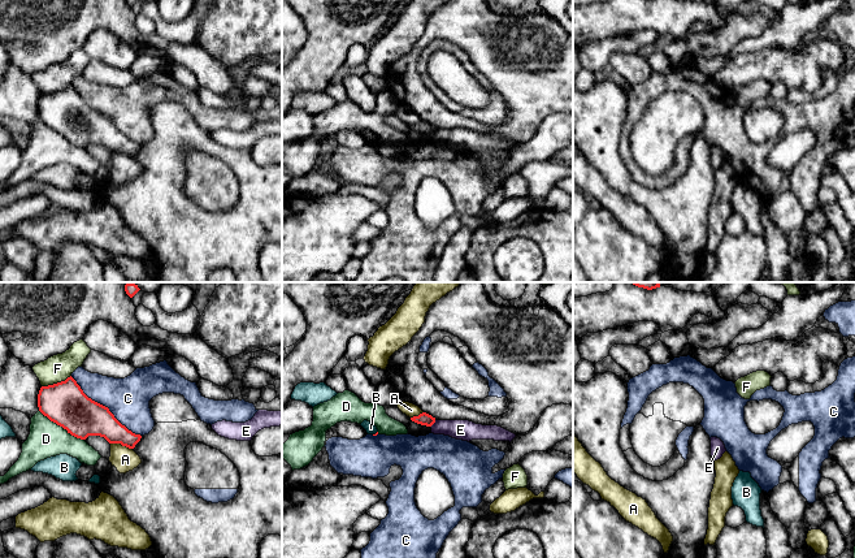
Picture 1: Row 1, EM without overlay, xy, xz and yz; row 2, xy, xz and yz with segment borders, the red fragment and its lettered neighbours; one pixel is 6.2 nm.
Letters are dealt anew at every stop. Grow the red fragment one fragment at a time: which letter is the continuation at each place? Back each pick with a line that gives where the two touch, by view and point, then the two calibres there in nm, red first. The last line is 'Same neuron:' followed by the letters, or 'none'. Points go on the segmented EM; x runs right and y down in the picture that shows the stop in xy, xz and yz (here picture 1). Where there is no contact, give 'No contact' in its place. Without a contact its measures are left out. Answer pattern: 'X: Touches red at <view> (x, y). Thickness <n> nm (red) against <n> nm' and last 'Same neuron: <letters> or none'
Same neuron: none

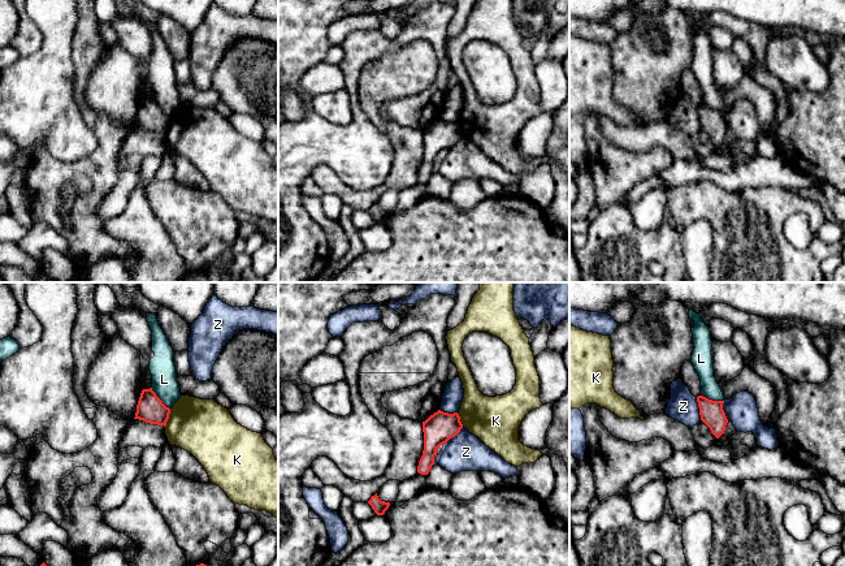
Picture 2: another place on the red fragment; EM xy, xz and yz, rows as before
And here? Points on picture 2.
Same neuron: none

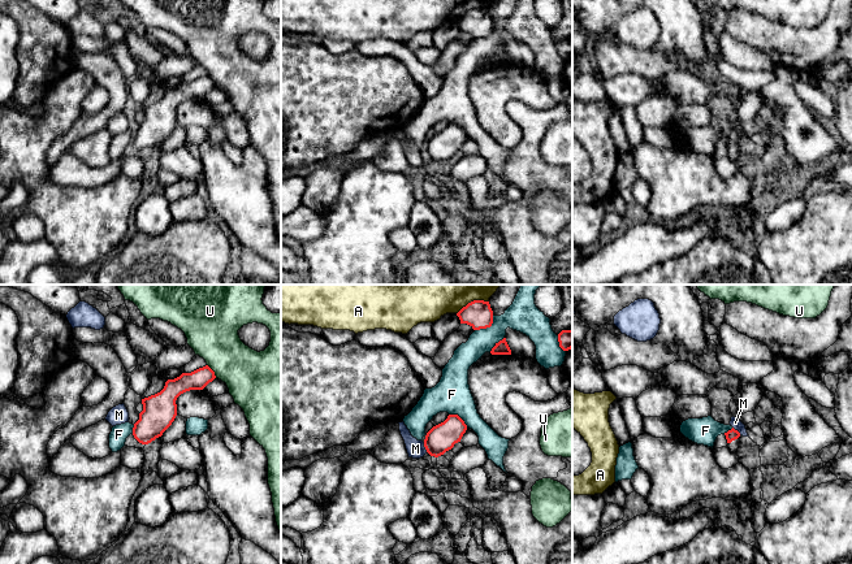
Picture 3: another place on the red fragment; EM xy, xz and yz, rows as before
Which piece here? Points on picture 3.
Same neuron: none

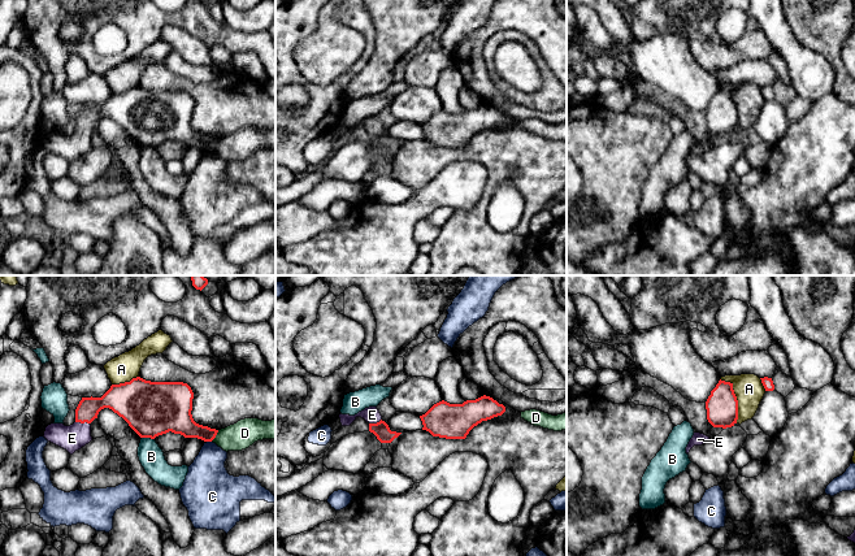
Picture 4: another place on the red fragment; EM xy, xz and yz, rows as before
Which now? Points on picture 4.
E: Touches red at xy (82, 422). Thickness 140 nm (red) against 160 nm
Same neuron: E

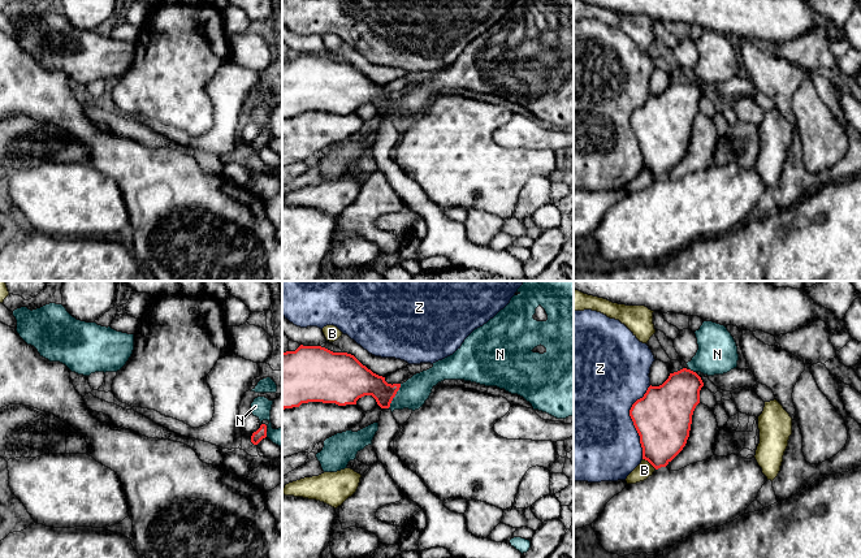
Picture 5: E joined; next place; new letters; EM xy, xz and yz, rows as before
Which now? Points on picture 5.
Same neuron: none

